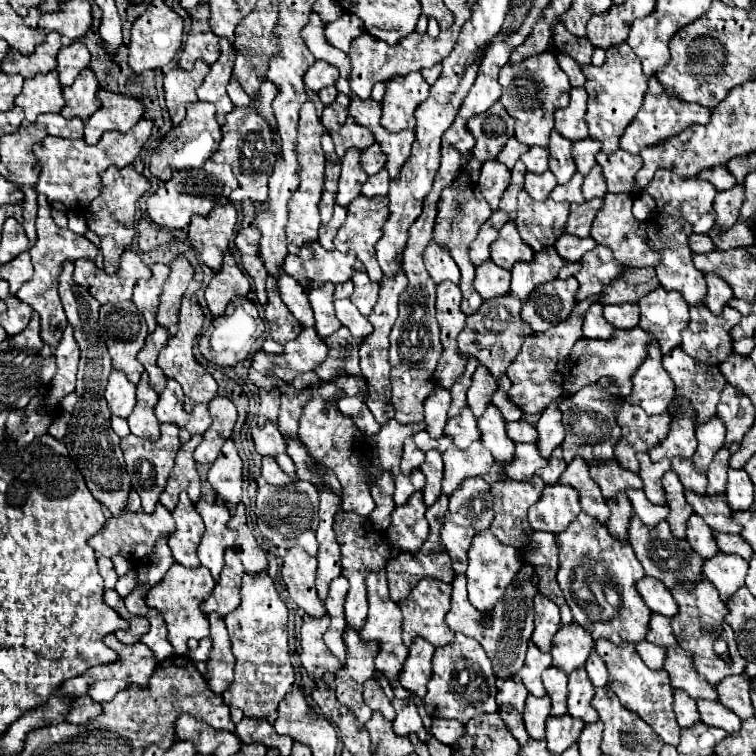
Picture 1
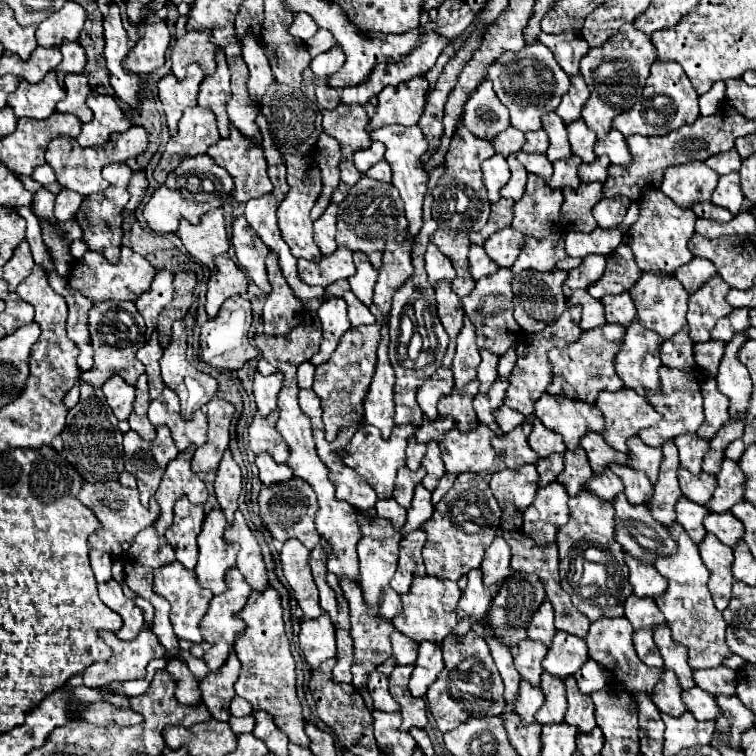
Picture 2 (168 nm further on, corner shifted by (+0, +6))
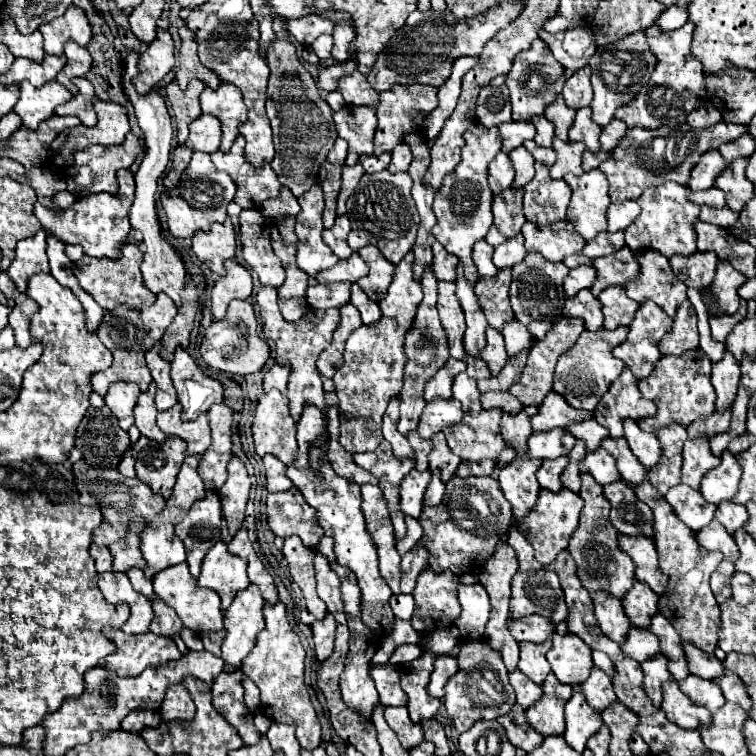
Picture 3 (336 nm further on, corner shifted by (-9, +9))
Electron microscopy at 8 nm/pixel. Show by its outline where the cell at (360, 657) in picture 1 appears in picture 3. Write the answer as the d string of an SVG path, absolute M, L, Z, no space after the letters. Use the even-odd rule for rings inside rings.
M307 404L303 408L303 414L301 414L301 420L299 420L299 426L297 426L299 452L295 456L295 462L291 466L287 466L287 476L303 492L305 500L311 502L311 506L317 510L317 520L323 526L325 534L335 538L337 562L355 572L359 588L361 588L361 614L363 614L361 618L363 618L363 622L369 626L369 630L375 634L375 638L387 638L387 634L391 634L391 626L395 624L397 618L395 618L395 614L389 606L391 588L379 576L377 550L375 550L375 544L371 544L373 540L369 538L369 534L365 530L365 518L361 514L359 486L345 482L341 476L337 476L327 460L321 466L321 478L311 470L311 466L307 462L307 448L319 436L325 436L323 414L319 412L319 408Z

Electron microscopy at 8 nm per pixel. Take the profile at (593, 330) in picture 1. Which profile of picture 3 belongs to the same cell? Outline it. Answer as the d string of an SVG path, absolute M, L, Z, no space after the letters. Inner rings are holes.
M581 290L577 296L567 298L563 316L575 316L585 320L585 328L595 332L603 328L603 312L601 312L601 302L591 294L591 290Z

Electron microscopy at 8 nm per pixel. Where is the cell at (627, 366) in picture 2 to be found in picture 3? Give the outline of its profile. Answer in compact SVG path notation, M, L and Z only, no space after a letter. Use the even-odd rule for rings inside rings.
M641 302L635 320L629 326L627 340L613 350L613 356L623 360L637 380L647 378L659 358L661 338L671 330L671 318L655 306L655 302Z

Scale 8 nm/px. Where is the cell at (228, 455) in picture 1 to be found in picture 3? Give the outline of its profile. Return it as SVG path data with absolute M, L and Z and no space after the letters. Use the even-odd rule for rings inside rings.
M233 456L229 466L227 466L227 482L219 490L221 506L229 524L231 536L241 528L243 518L245 518L245 504L249 498L249 488L251 488L251 478L243 466L243 462Z

